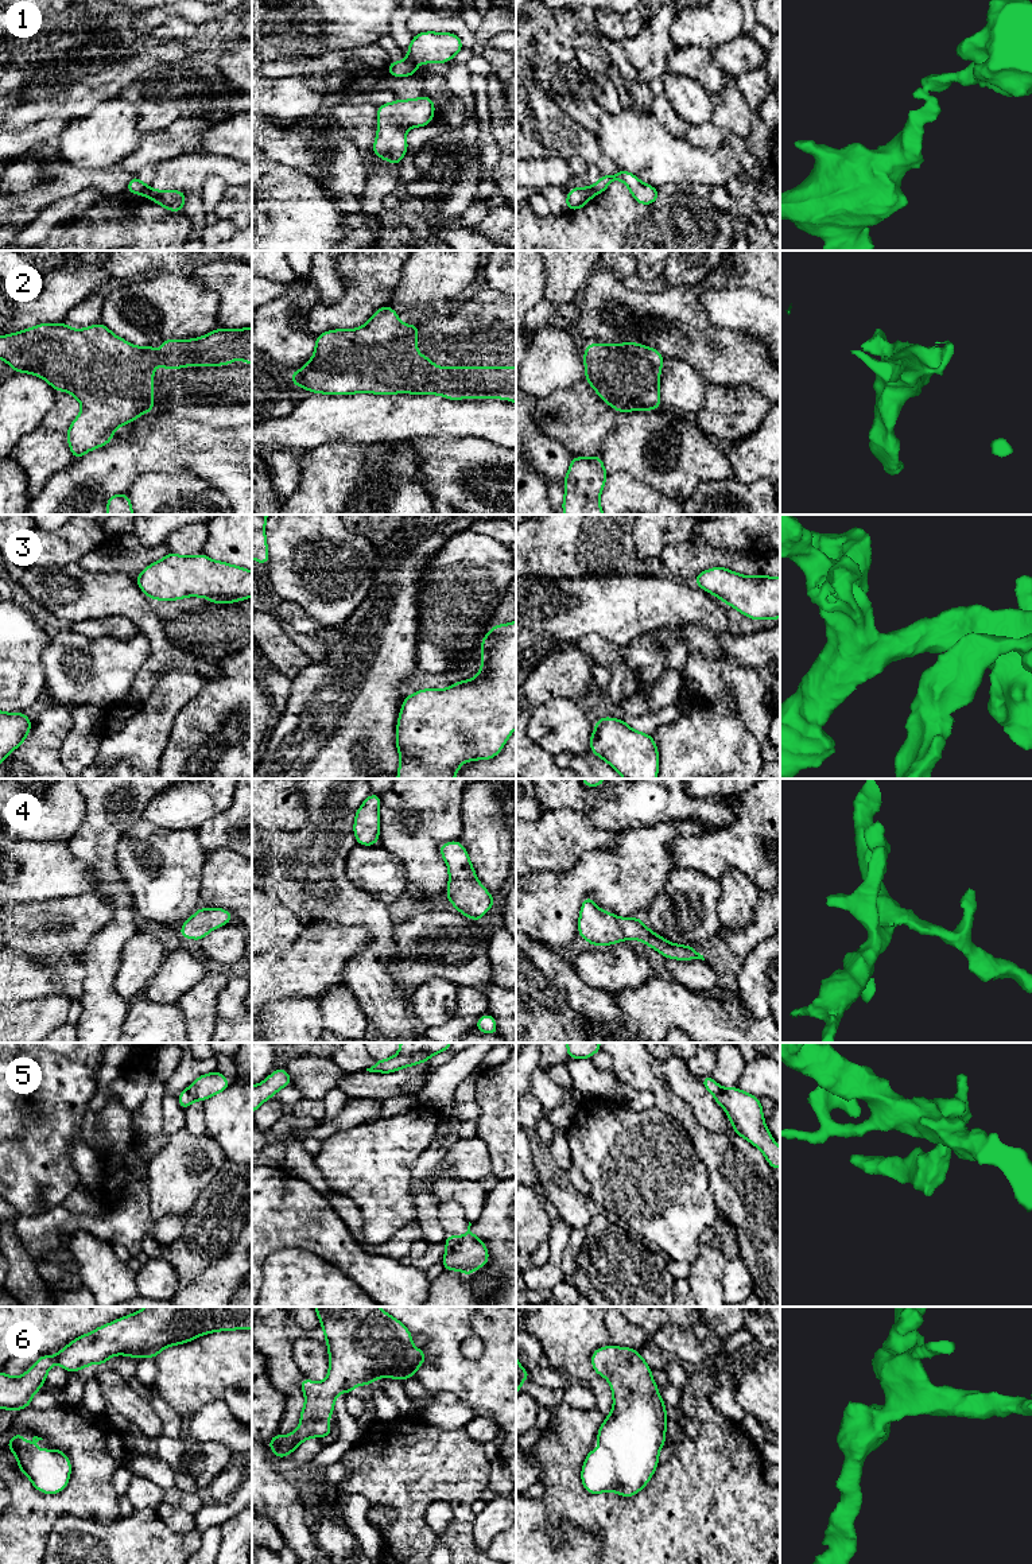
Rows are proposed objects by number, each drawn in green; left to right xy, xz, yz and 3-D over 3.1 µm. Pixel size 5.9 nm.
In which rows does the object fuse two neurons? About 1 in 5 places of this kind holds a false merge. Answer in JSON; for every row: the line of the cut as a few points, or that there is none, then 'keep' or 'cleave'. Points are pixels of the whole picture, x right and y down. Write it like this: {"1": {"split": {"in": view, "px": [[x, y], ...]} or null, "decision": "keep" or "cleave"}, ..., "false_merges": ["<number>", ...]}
{"1": {"split": {"in": "xz", "px": [[407, 58], [415, 65]]}, "decision": "cleave"}, "2": {"split": null, "decision": "keep"}, "3": {"split": null, "decision": "keep"}, "4": {"split": null, "decision": "keep"}, "5": {"split": null, "decision": "keep"}, "6": {"split": null, "decision": "keep"}, "false_merges": ["1"]}

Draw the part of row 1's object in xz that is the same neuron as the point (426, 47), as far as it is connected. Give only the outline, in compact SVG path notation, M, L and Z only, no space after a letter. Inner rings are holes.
M420 32L414 35L407 59L418 63L445 63L451 61L463 47L459 36L451 32Z

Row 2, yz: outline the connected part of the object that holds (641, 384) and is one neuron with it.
M636 342L591 344L583 349L585 379L617 412L662 408L659 385L664 357Z

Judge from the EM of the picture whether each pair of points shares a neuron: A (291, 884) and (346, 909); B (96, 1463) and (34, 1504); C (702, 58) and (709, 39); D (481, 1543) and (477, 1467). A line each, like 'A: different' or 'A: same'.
A: same
B: same
C: different
D: different

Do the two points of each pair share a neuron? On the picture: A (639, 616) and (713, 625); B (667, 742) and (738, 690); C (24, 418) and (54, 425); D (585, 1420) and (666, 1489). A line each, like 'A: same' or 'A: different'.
A: same
B: different
C: different
D: same

